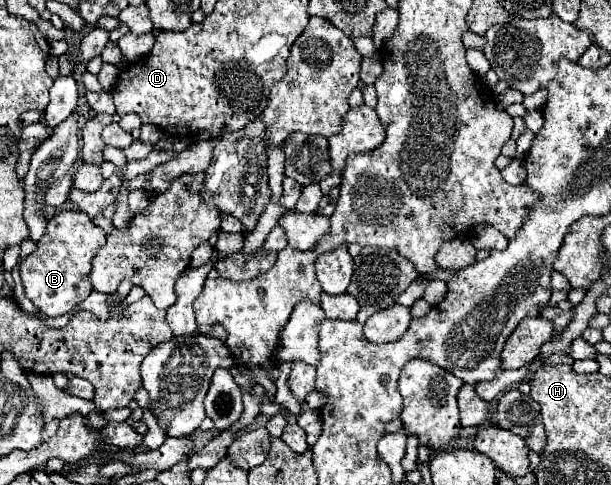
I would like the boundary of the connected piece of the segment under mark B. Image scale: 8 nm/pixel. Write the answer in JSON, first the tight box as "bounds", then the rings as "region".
{"bounds":[19,211,107,317],"region":[[[61,211],[51,217],[45,237],[41,237],[37,249],[19,265],[25,295],[31,299],[37,311],[45,313],[47,317],[57,317],[89,297],[93,291],[89,283],[89,267],[93,255],[97,255],[97,251],[105,245],[105,239],[107,233],[99,229],[83,211]]]}

